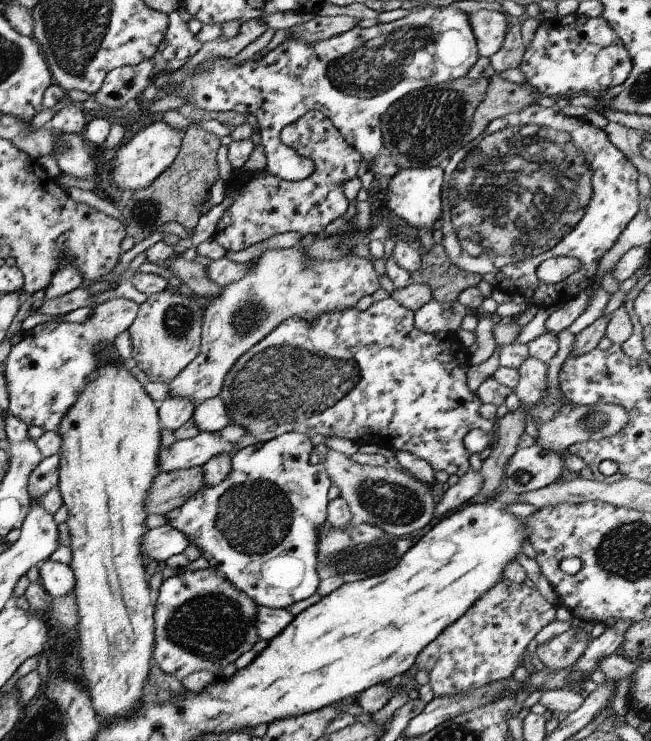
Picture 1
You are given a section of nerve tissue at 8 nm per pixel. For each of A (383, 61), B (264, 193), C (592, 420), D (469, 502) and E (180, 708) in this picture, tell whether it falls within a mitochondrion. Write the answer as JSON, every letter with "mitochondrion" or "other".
{"A":"mitochondrion","B":"other","C":"mitochondrion","D":"other","E":"other"}

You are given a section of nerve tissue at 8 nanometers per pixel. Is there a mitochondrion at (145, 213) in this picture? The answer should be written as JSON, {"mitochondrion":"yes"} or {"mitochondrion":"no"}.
{"mitochondrion":"yes"}

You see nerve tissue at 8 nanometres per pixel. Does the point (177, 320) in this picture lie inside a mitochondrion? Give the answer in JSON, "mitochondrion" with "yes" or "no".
{"mitochondrion":"yes"}

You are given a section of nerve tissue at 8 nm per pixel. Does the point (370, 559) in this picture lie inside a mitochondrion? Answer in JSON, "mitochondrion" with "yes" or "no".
{"mitochondrion":"yes"}

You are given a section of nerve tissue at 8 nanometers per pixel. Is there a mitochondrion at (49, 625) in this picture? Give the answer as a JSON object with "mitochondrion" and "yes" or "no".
{"mitochondrion":"no"}

